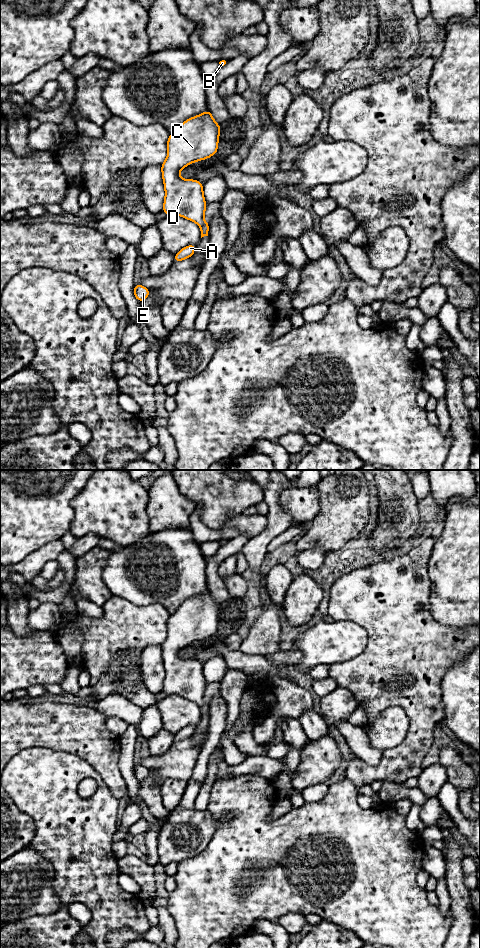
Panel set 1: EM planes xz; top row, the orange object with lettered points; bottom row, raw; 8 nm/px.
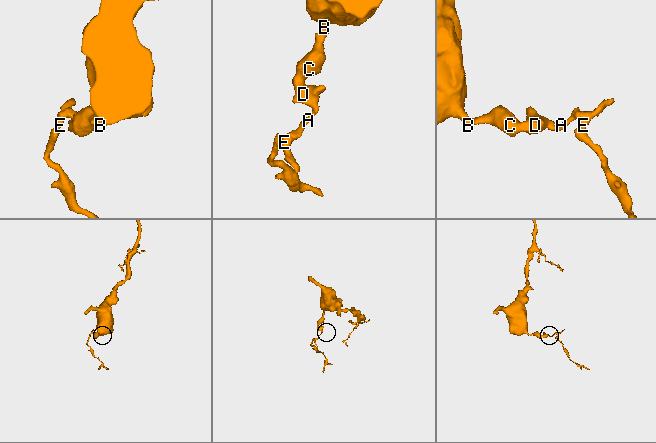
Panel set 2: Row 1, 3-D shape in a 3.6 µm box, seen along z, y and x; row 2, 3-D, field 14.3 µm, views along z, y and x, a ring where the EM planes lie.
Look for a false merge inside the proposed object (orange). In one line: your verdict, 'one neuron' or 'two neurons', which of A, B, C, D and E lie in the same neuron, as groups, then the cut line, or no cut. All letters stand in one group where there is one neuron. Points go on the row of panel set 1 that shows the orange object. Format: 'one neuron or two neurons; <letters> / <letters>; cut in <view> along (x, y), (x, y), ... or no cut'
one neuron; A B C D E; no cut

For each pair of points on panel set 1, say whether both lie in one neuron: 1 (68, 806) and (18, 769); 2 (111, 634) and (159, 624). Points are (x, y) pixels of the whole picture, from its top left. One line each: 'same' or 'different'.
1: same
2: same

